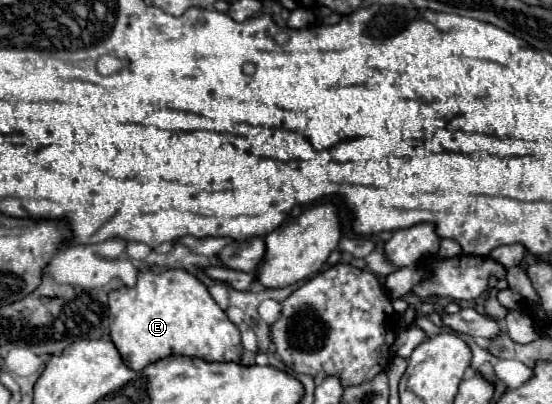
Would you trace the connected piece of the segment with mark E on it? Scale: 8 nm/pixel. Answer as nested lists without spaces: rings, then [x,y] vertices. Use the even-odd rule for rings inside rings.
[[[185,269],[161,273],[141,271],[135,287],[109,293],[109,331],[127,367],[135,371],[169,355],[189,355],[205,361],[239,361],[243,345],[239,329],[213,301],[207,287]]]

